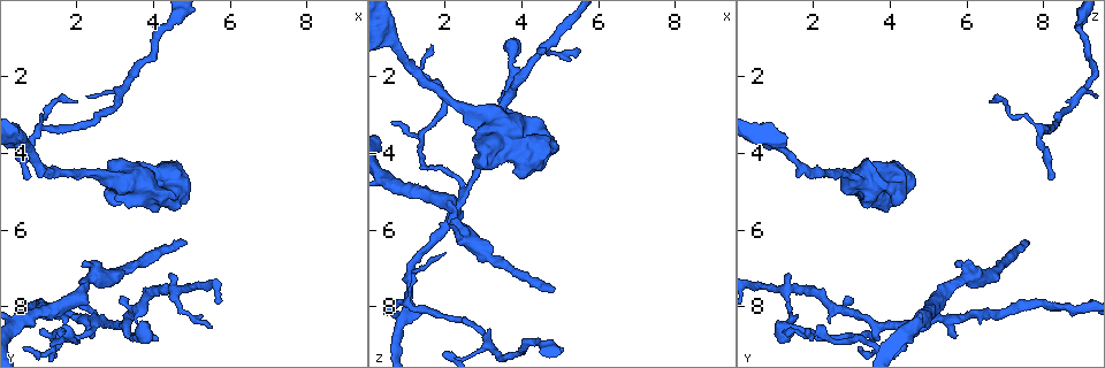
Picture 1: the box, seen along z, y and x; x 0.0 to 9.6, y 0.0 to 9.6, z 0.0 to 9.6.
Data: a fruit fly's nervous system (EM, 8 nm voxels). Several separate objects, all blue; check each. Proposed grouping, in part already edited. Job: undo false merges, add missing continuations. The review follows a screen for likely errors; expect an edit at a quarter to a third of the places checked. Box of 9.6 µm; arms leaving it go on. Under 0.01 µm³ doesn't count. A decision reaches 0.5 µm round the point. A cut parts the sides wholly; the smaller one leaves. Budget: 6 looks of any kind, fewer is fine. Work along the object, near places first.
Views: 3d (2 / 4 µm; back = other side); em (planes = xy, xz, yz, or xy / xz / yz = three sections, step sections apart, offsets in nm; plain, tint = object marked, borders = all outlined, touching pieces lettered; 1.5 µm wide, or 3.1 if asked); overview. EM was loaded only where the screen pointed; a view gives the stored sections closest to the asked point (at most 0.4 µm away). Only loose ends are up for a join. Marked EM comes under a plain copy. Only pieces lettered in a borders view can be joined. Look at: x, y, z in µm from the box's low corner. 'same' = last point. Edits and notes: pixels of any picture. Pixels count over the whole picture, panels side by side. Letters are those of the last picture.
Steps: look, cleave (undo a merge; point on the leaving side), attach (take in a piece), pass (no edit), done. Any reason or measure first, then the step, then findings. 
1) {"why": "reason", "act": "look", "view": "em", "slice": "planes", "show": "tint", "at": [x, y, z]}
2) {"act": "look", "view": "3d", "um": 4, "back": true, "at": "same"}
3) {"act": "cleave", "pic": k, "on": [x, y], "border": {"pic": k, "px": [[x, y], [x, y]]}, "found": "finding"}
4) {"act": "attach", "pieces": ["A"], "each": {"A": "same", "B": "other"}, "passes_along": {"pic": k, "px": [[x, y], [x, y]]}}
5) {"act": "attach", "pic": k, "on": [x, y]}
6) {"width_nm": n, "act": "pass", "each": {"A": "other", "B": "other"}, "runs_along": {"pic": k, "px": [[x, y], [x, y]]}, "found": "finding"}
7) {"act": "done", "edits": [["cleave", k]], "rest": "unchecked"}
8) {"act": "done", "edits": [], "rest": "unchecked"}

{"why": "an open end", "act": "look", "view": "em", "slice": "xy", "step": 4, "show": "tint", "at": [0.70, 4.65, 8.20]}

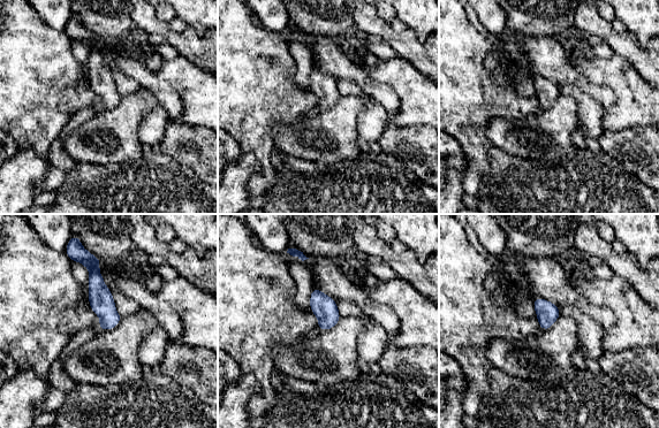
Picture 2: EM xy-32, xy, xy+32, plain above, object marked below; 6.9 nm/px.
{"why": "another direction", "act": "look", "view": "em", "slice": "planes", "show": "borders", "at": "same"}

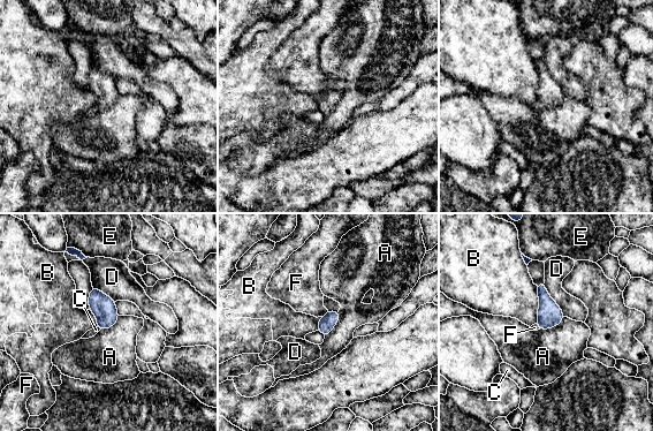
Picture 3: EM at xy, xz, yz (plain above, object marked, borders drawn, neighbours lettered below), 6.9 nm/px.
{"width_nm": 110, "act": "attach", "pieces": ["F"], "each": {"A": "other", "B": "other", "C": "other", "D": "other", "E": "other", "F": "same"}, "found": "it goes on there"}

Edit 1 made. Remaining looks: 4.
{"why": "see it whole again", "act": "look", "view": "overview"}

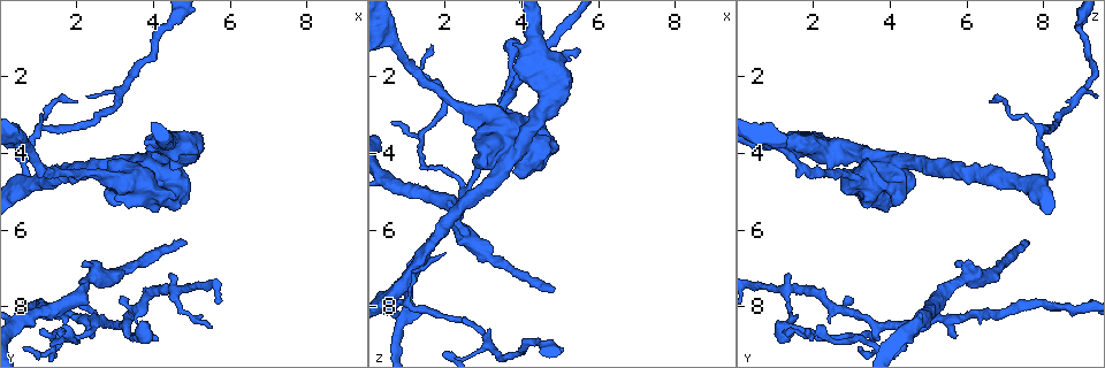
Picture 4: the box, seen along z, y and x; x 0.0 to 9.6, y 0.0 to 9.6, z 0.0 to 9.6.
{"why": "abrupt turn", "act": "look", "view": "em", "slice": "planes", "show": "tint", "at": [2.60, 8.35, 4.90]}

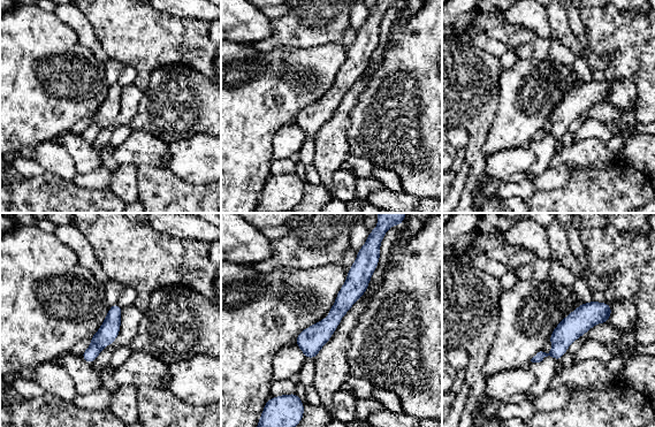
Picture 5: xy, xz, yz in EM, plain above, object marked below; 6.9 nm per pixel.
{"why": "what lies round it", "act": "look", "view": "em", "slice": "planes", "show": "borders", "at": "same"}

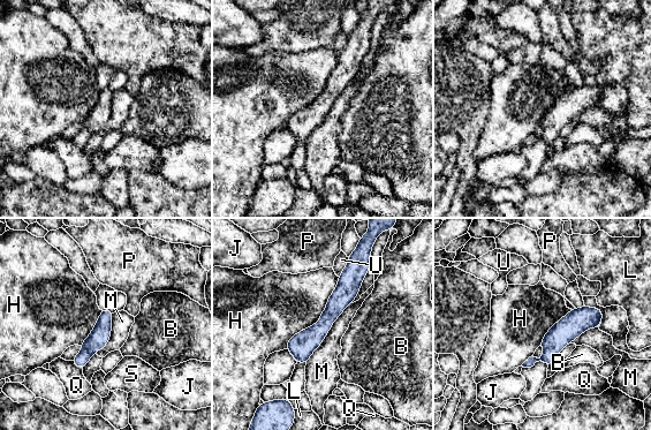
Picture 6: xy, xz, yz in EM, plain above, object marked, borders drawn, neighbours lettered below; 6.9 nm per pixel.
{"act": "pass", "each": {"B": "other", "H": "other", "J": "other", "L": "other", "M": "other", "P": "other", "Q": "other", "S": "other", "U": "other"}, "found": "continuous, no second neuron"}

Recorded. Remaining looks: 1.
{"act": "done", "edits": [["attach", 3]], "rest": "unchecked"}

